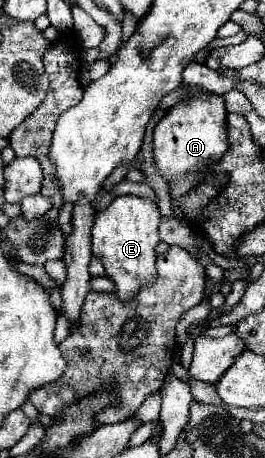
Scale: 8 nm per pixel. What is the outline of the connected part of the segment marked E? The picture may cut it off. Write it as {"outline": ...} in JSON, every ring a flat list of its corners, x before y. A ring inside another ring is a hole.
{"outline":[[120,195,104,211,96,215,92,227,92,255,98,257,106,269,106,277,116,283,116,295,120,301,136,295,156,277,156,243,158,239,160,211,152,199,138,195]]}

